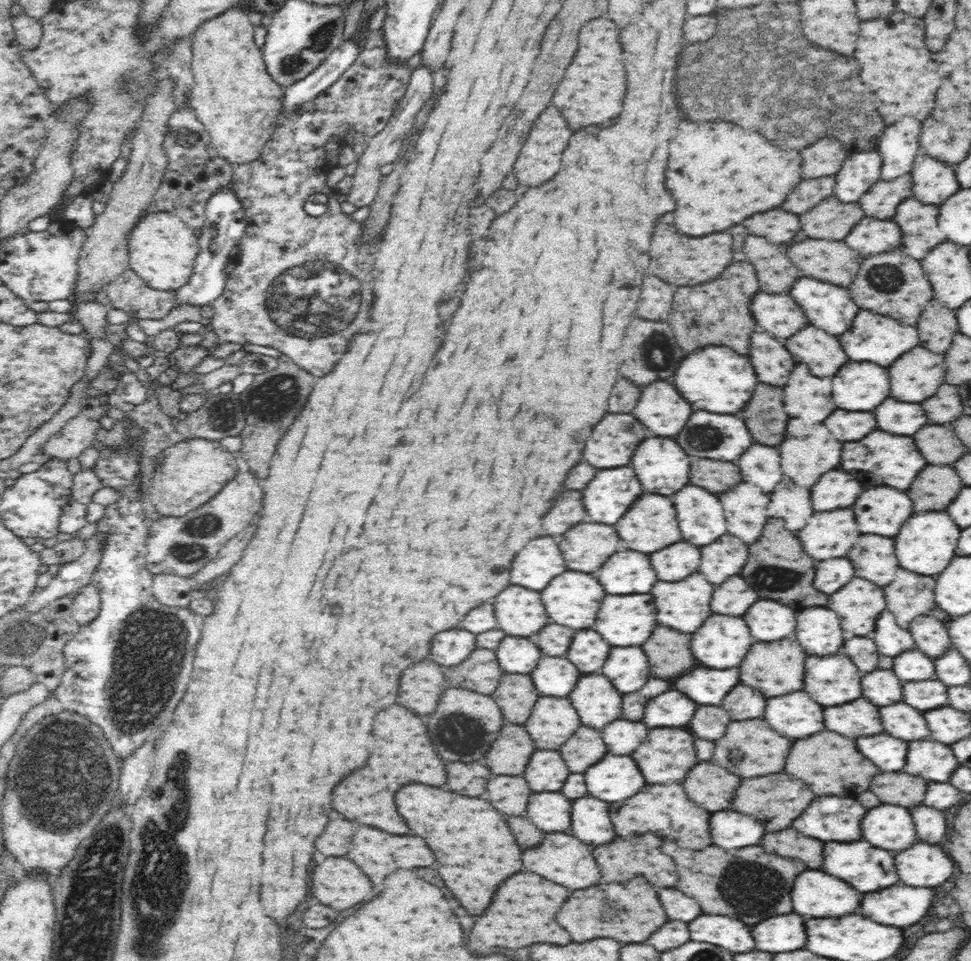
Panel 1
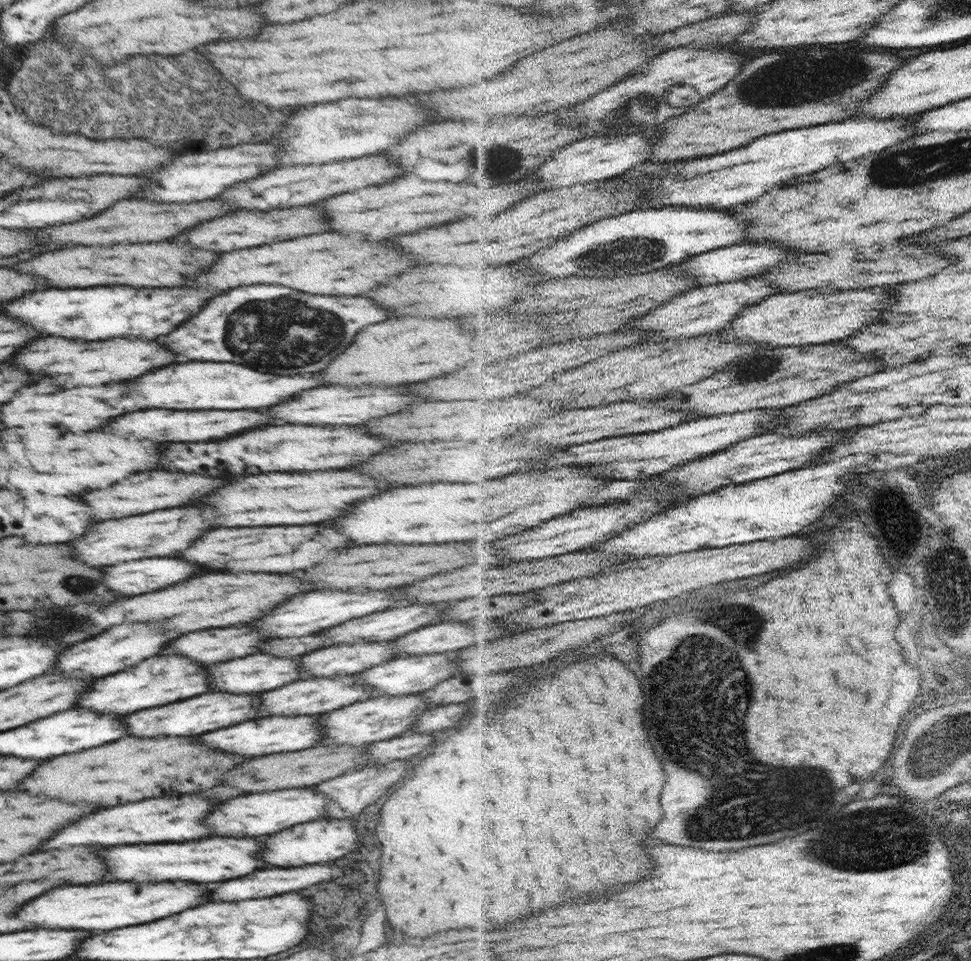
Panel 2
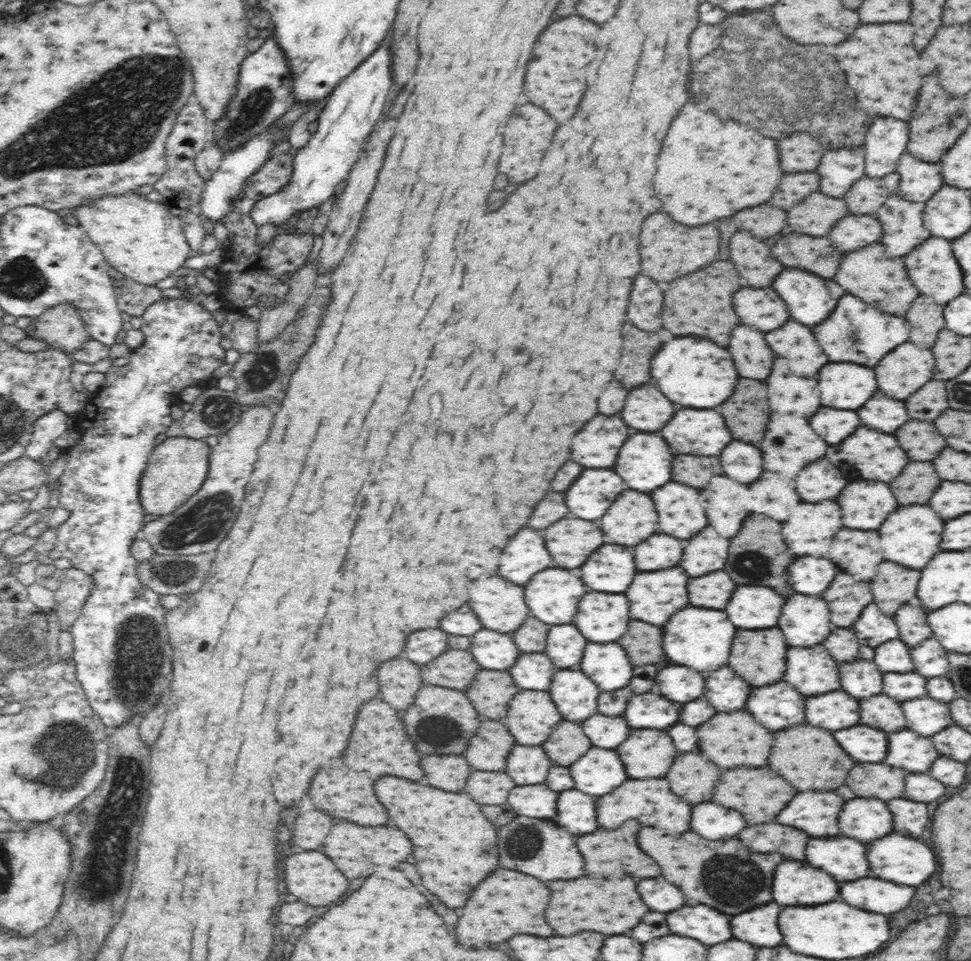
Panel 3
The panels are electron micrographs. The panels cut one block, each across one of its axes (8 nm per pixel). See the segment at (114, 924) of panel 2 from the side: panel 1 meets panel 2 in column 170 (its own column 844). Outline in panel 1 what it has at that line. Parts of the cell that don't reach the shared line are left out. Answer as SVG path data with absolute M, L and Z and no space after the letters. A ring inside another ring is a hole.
M804 870L792 888L792 906L802 916L842 916L858 908L862 894L826 872Z

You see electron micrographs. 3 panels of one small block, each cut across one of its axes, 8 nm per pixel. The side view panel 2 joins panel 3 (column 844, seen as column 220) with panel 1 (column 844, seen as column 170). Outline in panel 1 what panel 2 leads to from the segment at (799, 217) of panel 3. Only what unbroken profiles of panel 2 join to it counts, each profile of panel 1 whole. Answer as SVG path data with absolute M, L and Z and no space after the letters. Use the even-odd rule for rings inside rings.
M826 198L810 212L802 214L800 224L810 238L842 240L862 218L864 212L858 204L844 204L836 198Z

